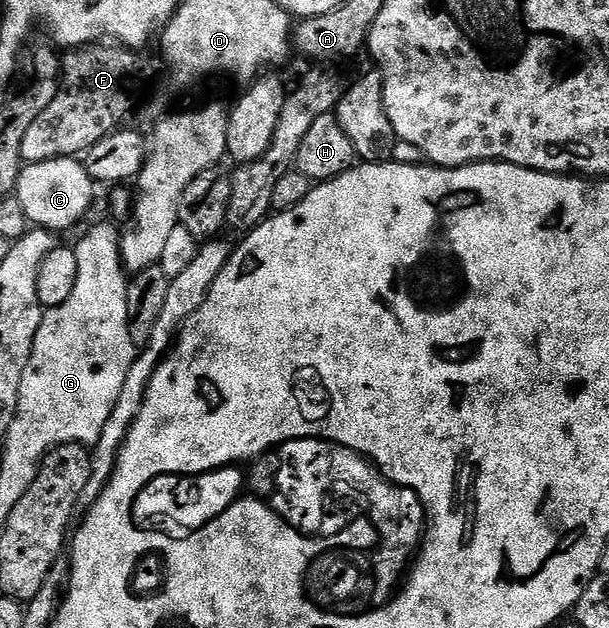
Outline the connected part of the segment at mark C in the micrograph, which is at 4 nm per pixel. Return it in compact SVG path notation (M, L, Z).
M52 158L51 161L24 164L21 168L16 199L23 205L30 224L38 228L62 233L75 226L93 203L96 186L85 164L78 158Z

